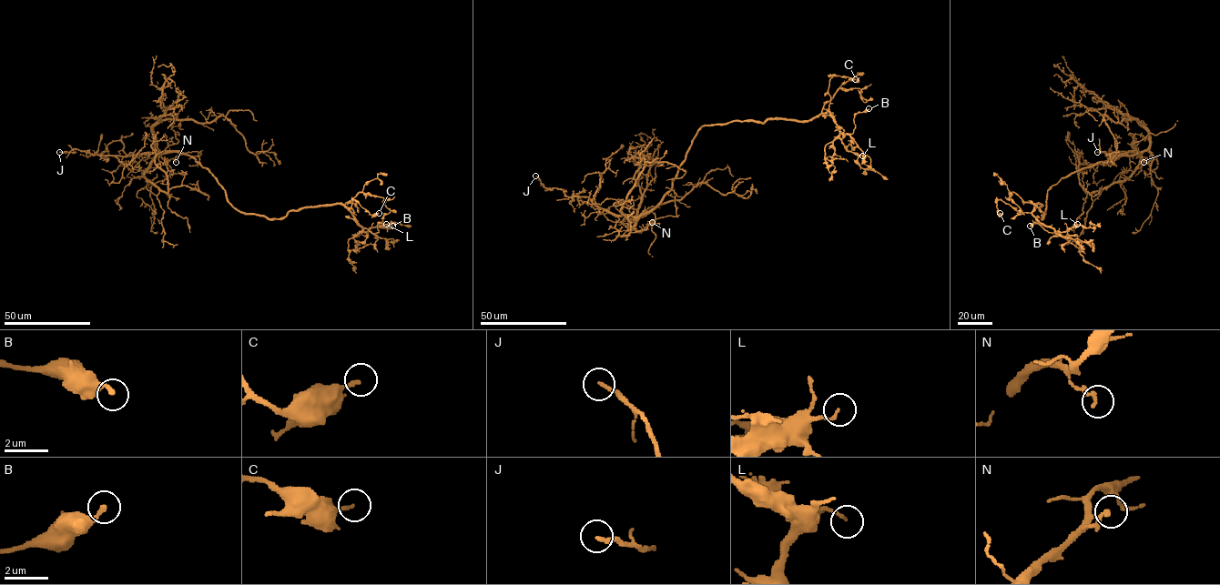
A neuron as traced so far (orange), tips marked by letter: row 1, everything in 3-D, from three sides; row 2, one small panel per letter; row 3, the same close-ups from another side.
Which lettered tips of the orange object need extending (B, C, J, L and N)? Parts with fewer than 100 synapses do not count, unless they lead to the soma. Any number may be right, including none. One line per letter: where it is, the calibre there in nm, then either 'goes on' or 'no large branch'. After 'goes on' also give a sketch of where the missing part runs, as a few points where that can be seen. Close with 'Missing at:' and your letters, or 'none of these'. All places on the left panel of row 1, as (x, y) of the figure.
B: (392, 226) | 200 nm | no large branch
C: (379, 213) | 150 nm | no large branch
J: (59, 152) | 180 nm | no large branch
L: (386, 224) | 110 nm | no large branch
N: (176, 162) | 110 nm | no large branch
Missing at: none of these

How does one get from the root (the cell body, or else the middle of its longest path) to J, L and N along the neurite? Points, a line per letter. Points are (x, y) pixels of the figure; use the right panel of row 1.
J: (1078, 170), (1118, 155), (1137, 153), (1124, 156), (1110, 149), (1108, 152), (1097, 152)
L: (1078, 170), (1048, 190), (1042, 218), (1041, 204), (1031, 212), (1040, 222), (1056, 231), (1065, 232), (1077, 224)
N: (1078, 170), (1118, 155), (1148, 150), (1153, 158), (1143, 162)

